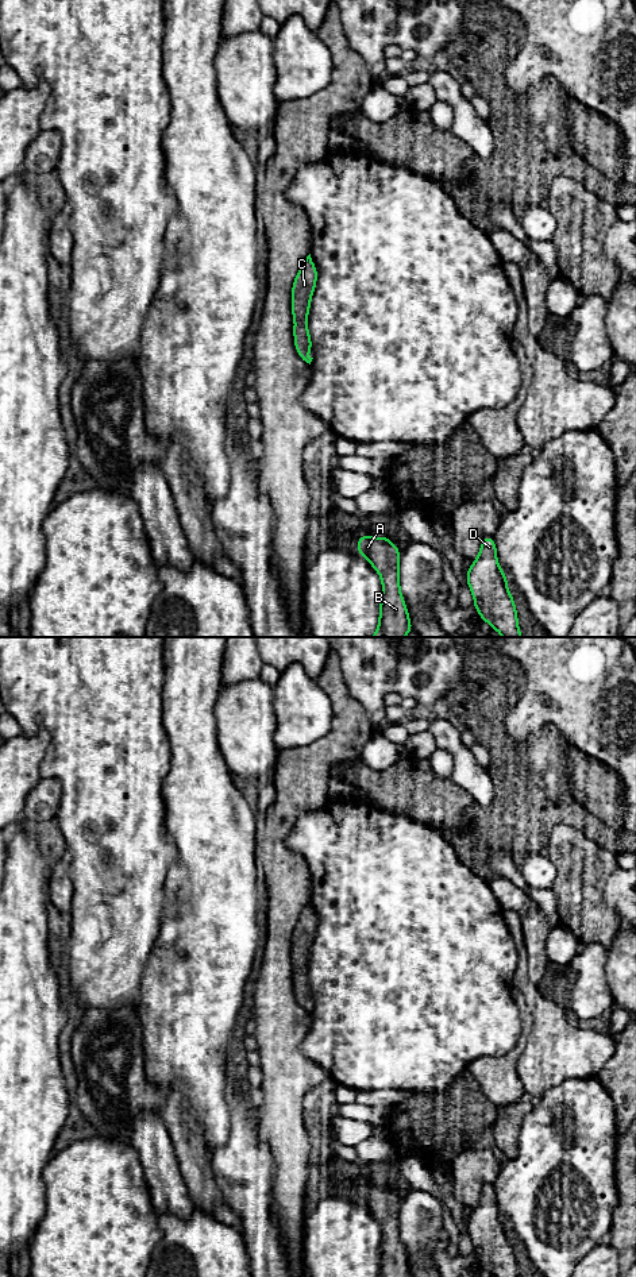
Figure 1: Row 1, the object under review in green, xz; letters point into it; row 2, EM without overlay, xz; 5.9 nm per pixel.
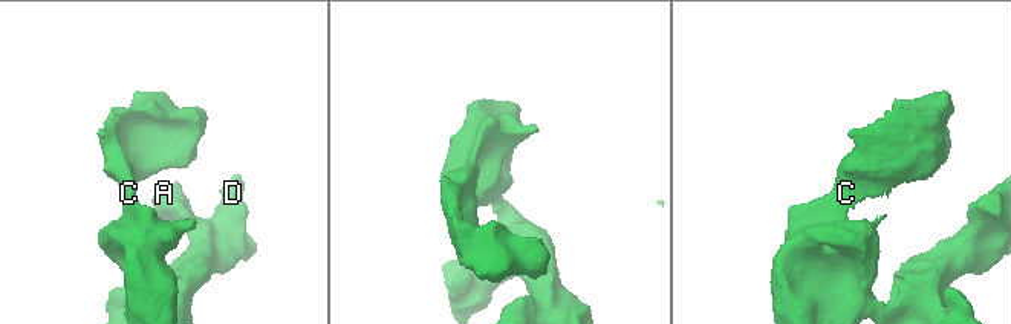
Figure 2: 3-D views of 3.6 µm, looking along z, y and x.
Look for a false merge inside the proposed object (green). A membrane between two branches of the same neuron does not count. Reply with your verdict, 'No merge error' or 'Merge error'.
No merge error

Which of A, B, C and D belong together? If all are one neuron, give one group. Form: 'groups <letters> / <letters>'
groups A B C D

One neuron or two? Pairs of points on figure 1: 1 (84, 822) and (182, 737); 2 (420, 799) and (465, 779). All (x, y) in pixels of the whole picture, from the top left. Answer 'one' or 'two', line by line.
1: two
2: two

